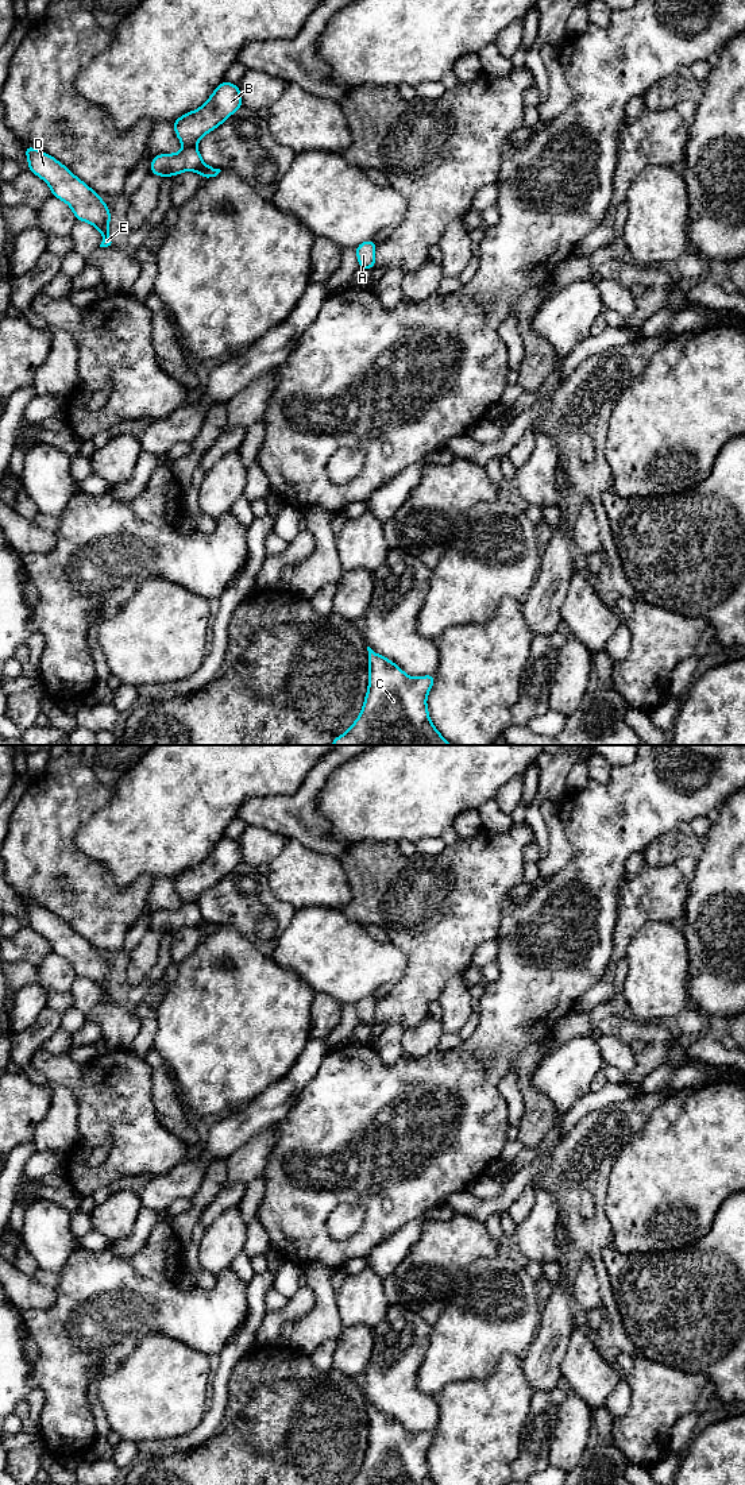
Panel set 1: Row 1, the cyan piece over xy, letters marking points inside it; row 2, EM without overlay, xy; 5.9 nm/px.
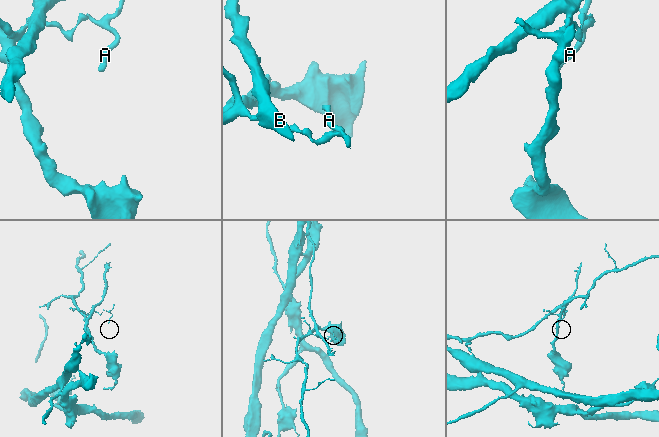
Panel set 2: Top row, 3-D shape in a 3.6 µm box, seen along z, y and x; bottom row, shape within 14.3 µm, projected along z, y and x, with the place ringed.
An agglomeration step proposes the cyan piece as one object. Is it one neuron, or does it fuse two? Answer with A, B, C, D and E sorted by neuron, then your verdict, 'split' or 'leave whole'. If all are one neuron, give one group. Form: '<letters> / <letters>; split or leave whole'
A C D E / B; split

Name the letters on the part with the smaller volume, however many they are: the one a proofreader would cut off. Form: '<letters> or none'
B

